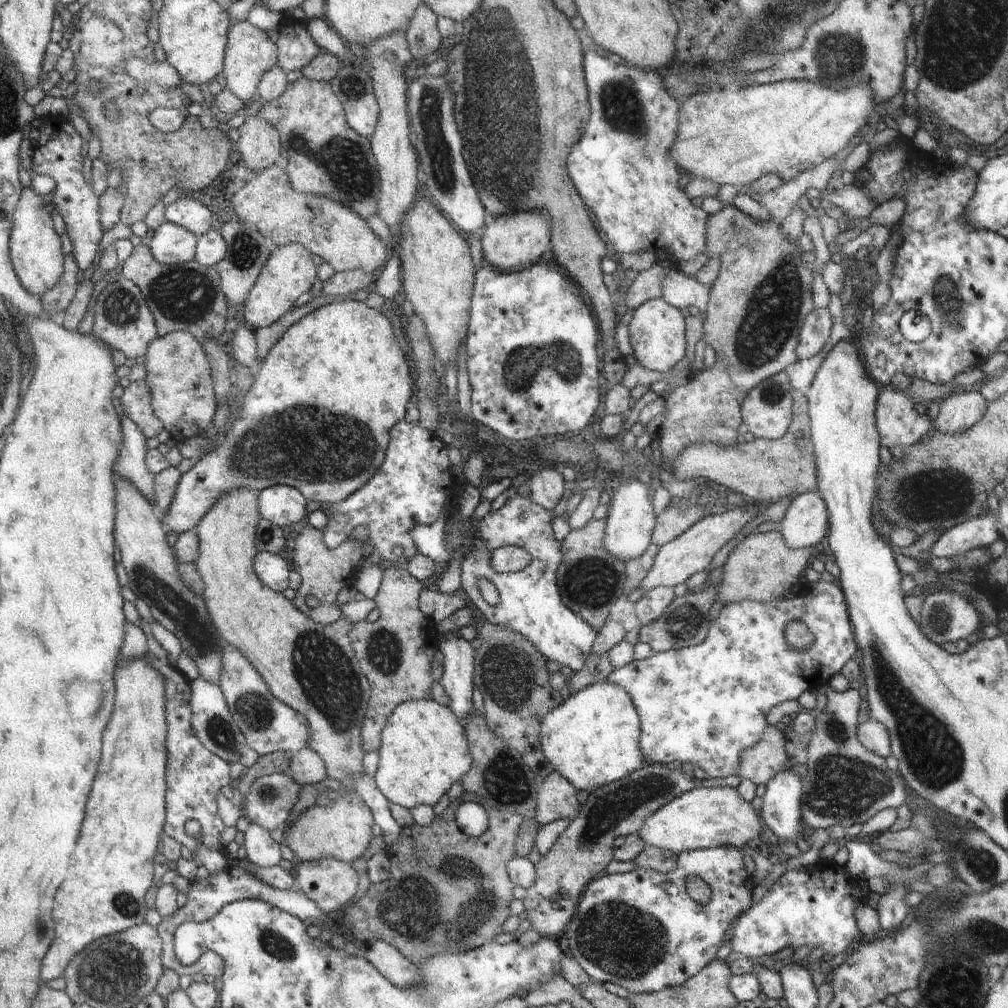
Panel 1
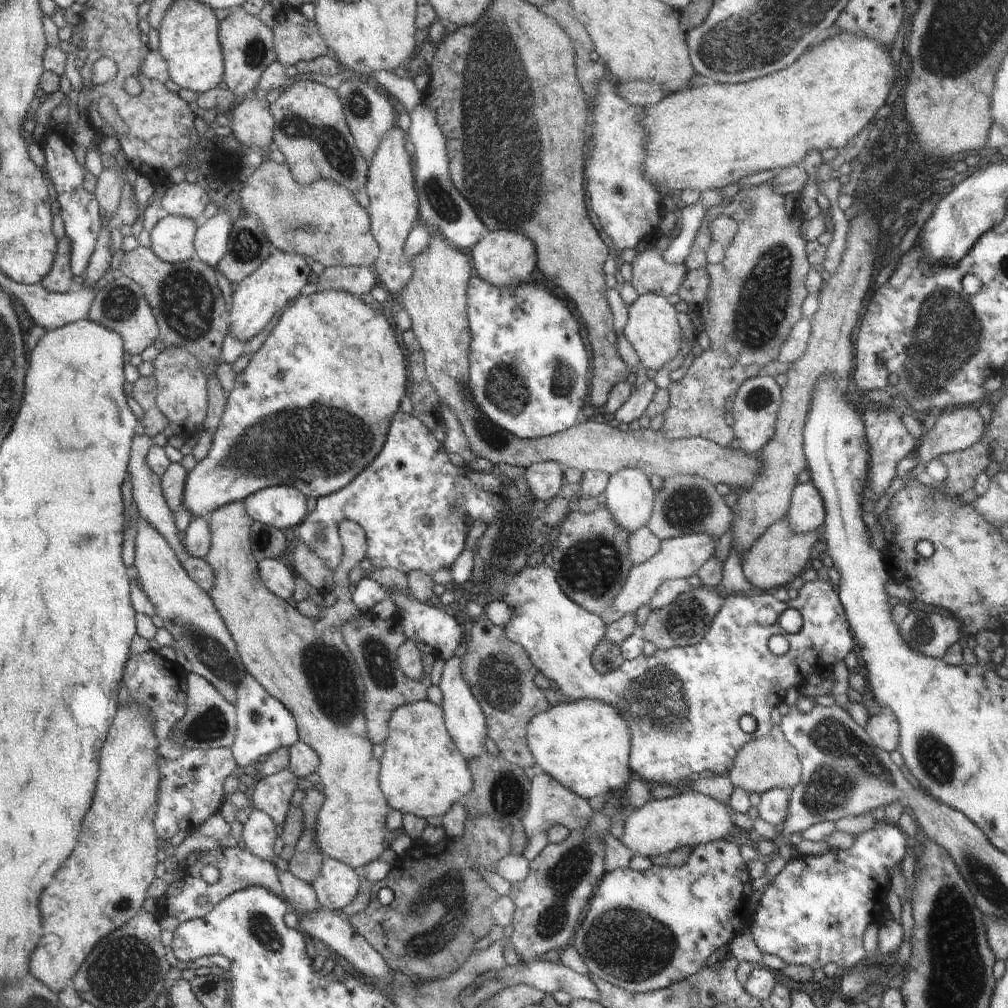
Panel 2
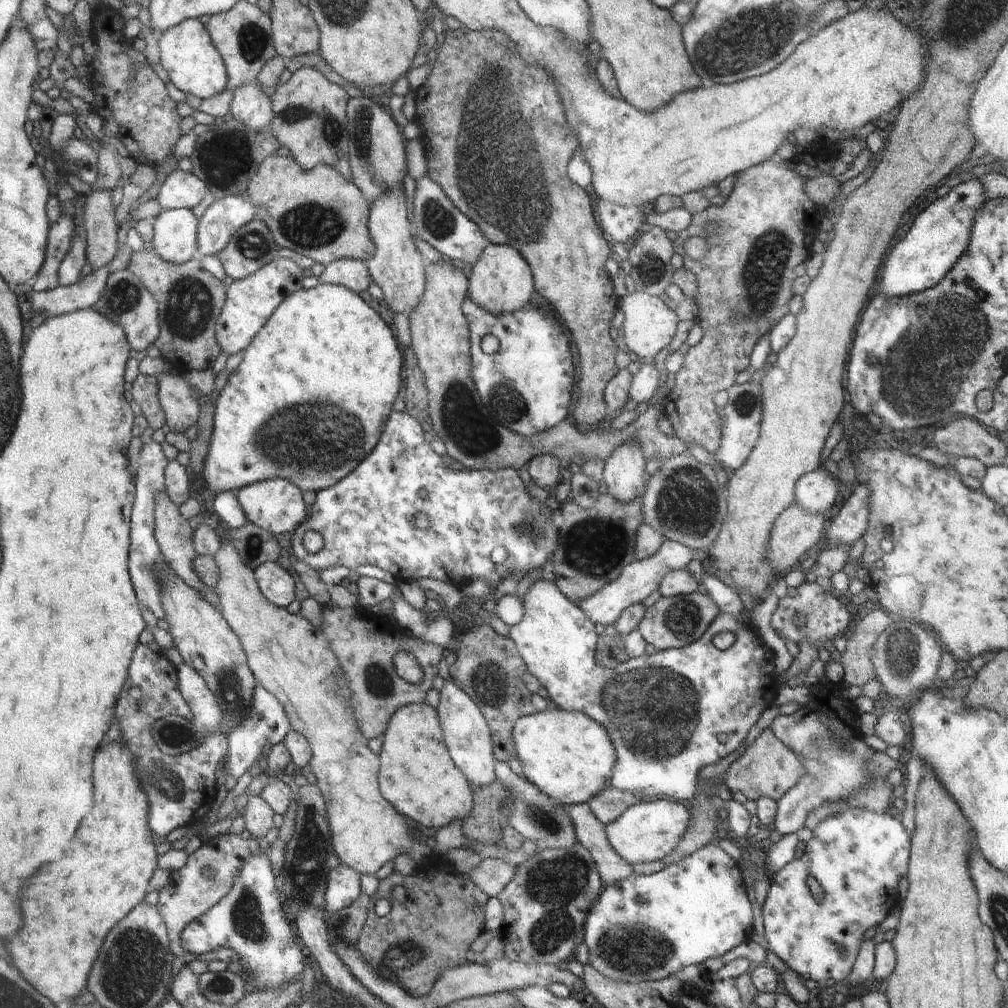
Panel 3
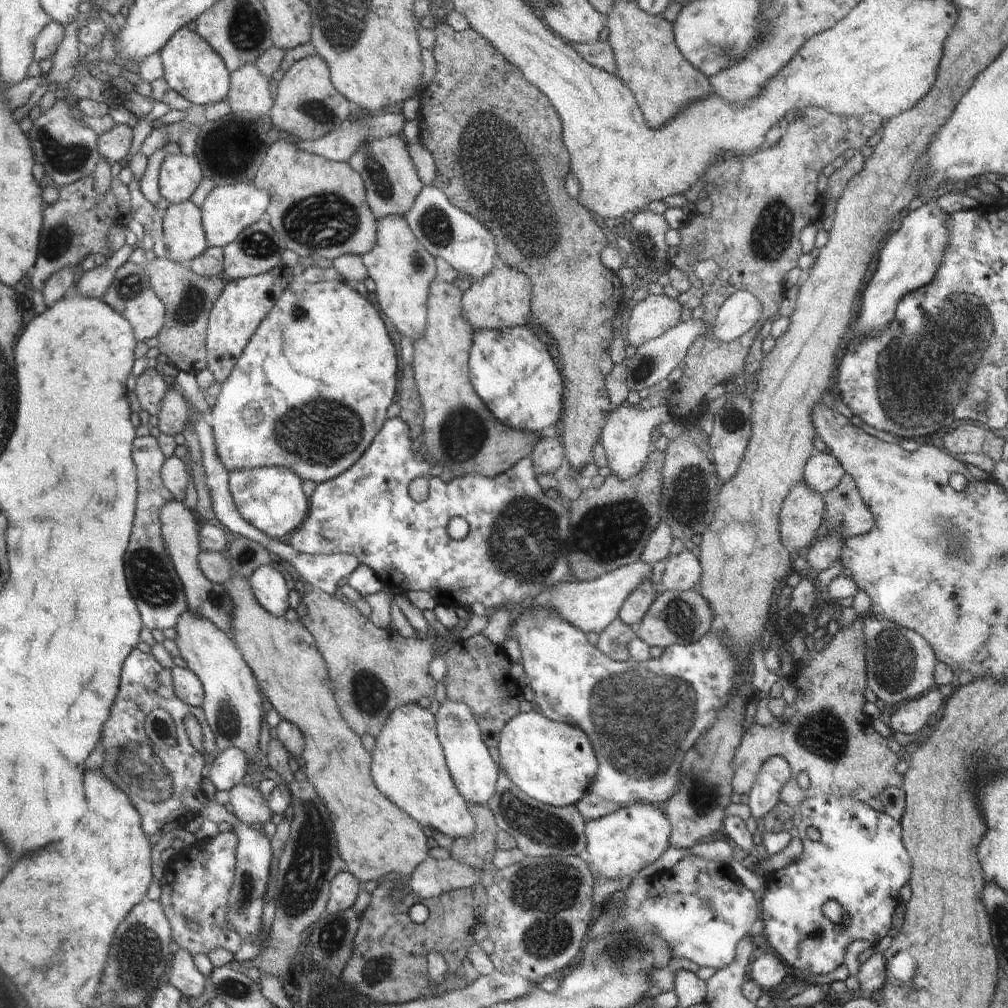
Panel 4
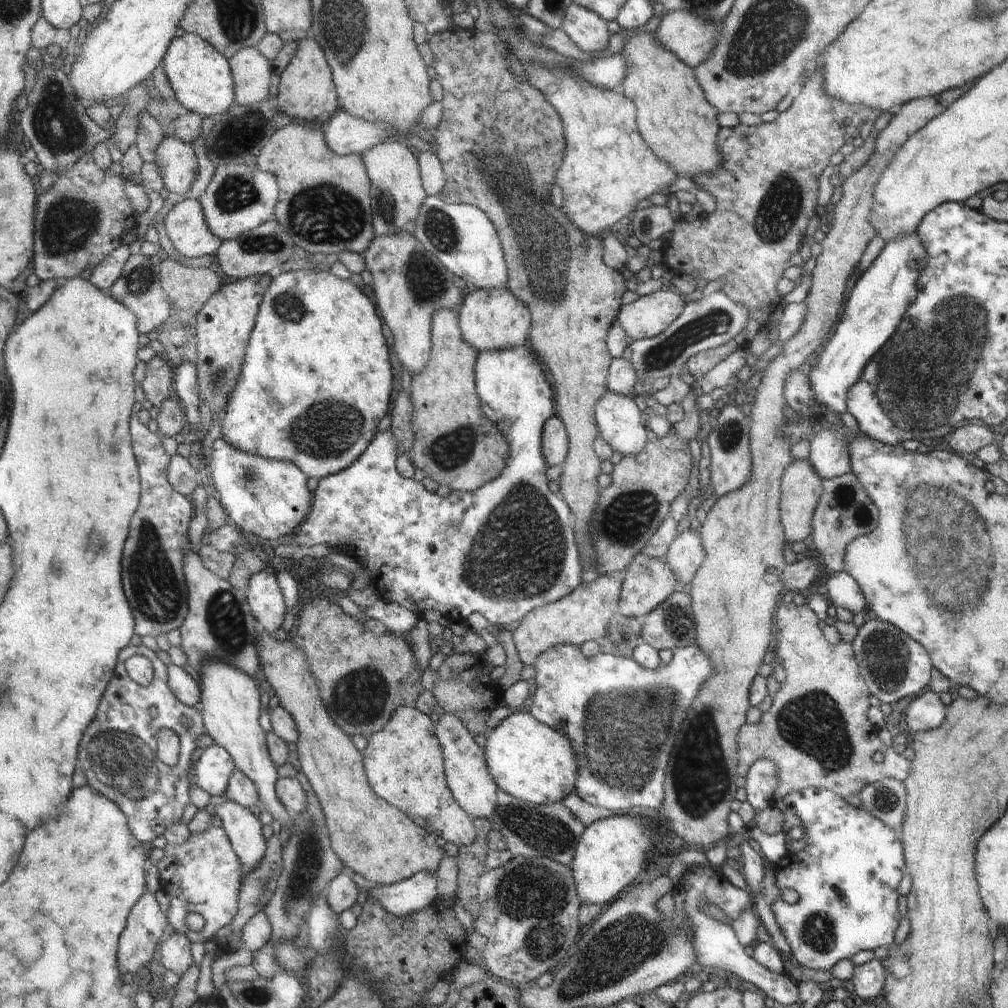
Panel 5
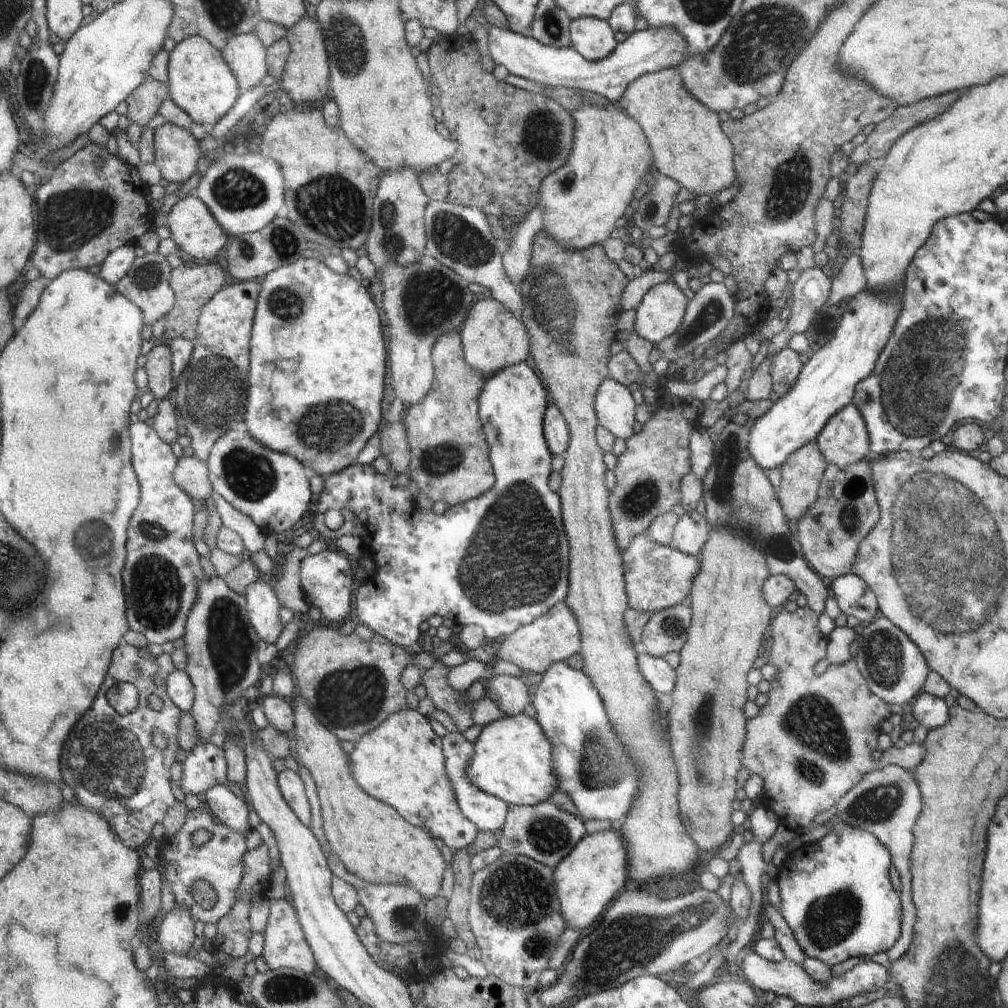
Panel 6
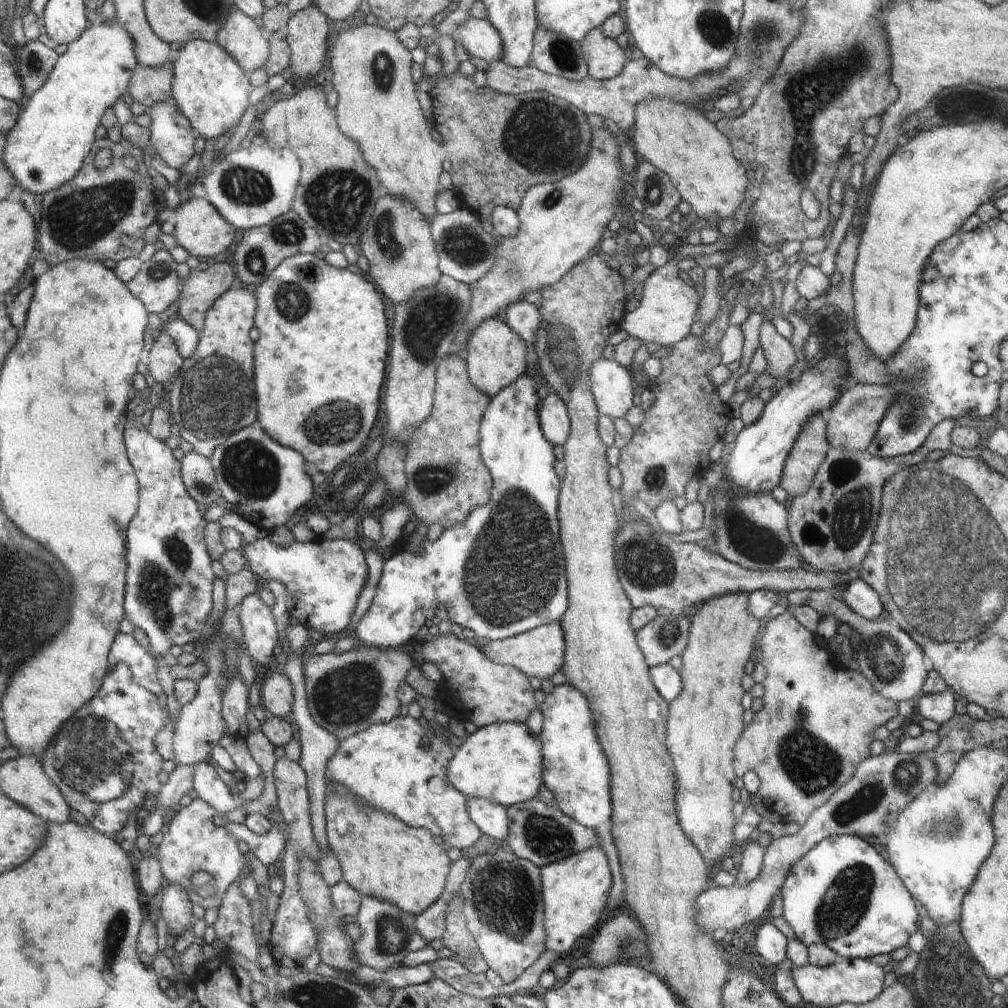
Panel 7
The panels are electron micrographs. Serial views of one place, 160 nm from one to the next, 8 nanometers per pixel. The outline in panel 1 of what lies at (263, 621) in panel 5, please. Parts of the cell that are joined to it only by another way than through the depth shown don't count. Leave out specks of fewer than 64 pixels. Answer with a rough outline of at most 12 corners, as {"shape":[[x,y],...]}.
{"shape":[[257,552],[258,579],[272,591],[288,586],[286,562],[270,552]]}

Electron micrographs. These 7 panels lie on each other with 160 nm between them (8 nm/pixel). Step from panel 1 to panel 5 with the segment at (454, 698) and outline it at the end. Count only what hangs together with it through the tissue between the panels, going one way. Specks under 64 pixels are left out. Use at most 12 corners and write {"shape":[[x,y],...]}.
{"shape":[[454,713],[439,718],[446,782],[472,819],[496,816],[500,787]]}

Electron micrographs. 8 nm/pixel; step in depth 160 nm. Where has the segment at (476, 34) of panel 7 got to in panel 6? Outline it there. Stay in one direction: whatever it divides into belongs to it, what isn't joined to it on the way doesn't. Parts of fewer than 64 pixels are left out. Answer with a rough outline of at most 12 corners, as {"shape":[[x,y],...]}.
{"shape":[[493,25],[511,75],[619,104],[640,76],[682,65],[686,40],[648,28],[590,62]]}

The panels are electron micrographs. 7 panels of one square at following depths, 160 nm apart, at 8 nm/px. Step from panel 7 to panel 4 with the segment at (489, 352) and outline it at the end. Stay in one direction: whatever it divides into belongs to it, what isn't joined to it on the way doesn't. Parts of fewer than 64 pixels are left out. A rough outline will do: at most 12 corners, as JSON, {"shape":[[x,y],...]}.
{"shape":[[500,263],[466,285],[473,330],[530,320],[529,277]]}

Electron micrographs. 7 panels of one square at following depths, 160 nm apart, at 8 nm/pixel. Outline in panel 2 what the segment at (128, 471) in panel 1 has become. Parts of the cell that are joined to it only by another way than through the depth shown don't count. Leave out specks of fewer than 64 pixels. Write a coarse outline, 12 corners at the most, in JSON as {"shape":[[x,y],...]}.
{"shape":[[134,437],[129,471],[133,501],[180,560],[182,535],[147,463],[151,438]]}

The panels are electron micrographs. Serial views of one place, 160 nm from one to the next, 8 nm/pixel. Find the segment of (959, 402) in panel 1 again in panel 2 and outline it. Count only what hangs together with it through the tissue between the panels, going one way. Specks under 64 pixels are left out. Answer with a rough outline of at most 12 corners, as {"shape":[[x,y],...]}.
{"shape":[[976,407],[942,409],[916,456],[930,462],[981,439]]}

